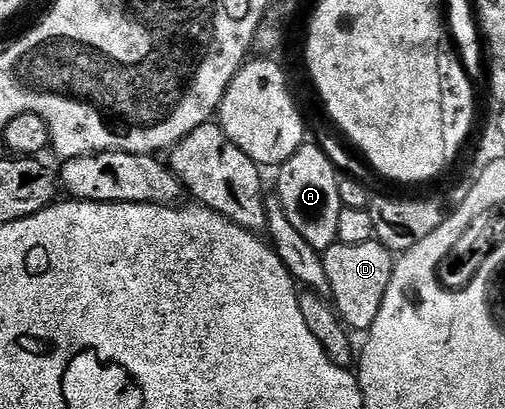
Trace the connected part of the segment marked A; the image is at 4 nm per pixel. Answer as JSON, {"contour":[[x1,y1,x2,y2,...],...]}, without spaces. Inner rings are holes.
{"contour":[[312,142,302,144,286,164,280,165,277,176,275,196,282,204,288,221,310,243,315,250,324,253,332,244,337,243,339,234,339,216,341,214,341,195,339,182,341,176,329,156]]}

